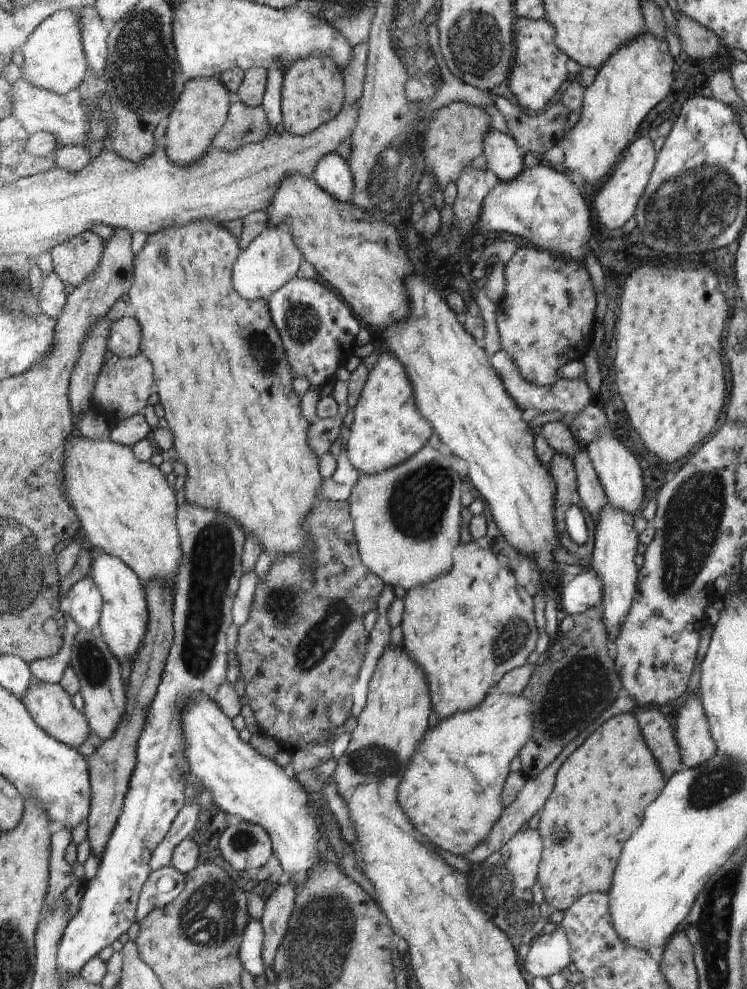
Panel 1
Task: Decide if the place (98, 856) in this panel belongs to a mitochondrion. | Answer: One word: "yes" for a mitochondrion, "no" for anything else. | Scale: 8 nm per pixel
no

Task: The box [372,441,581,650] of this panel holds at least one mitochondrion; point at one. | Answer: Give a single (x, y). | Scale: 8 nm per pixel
(419, 499)

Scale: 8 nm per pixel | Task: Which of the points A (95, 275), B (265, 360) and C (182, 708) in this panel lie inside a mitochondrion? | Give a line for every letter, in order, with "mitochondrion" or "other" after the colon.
A: other
B: mitochondrion
C: other

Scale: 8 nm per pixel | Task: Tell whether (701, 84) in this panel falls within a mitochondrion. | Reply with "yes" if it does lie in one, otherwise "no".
no

